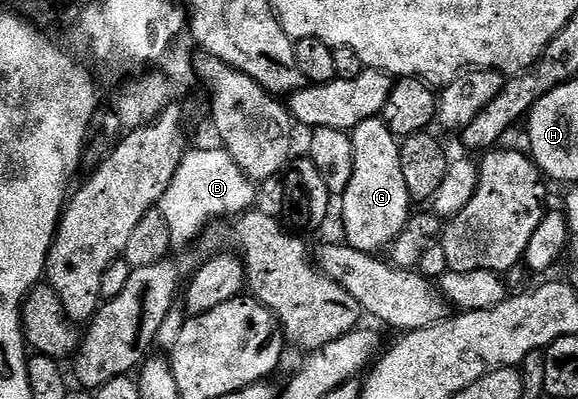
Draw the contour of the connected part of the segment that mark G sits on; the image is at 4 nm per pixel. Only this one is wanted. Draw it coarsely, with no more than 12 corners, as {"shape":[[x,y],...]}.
{"shape":[[380,117],[351,131],[344,240],[388,250],[411,216],[401,141]]}

